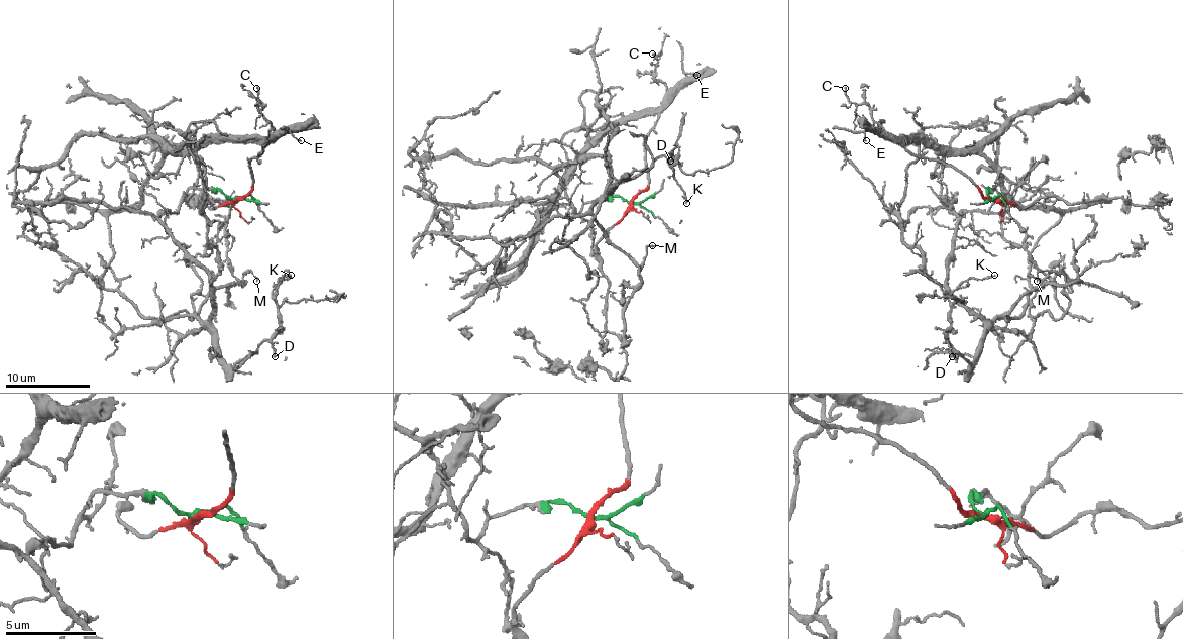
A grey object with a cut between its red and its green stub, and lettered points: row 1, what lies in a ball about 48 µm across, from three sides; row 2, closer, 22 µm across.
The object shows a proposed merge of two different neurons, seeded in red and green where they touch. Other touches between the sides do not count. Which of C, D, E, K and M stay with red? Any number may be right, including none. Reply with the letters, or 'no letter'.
C, E

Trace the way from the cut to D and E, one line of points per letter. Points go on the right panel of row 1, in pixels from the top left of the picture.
D: (995, 199), (999, 212), (959, 222), (947, 288), (982, 321), (982, 351), (970, 363), (947, 340), (953, 357)
E: (995, 199), (986, 199), (951, 166), (926, 158), (877, 133), (866, 131), (866, 140)

